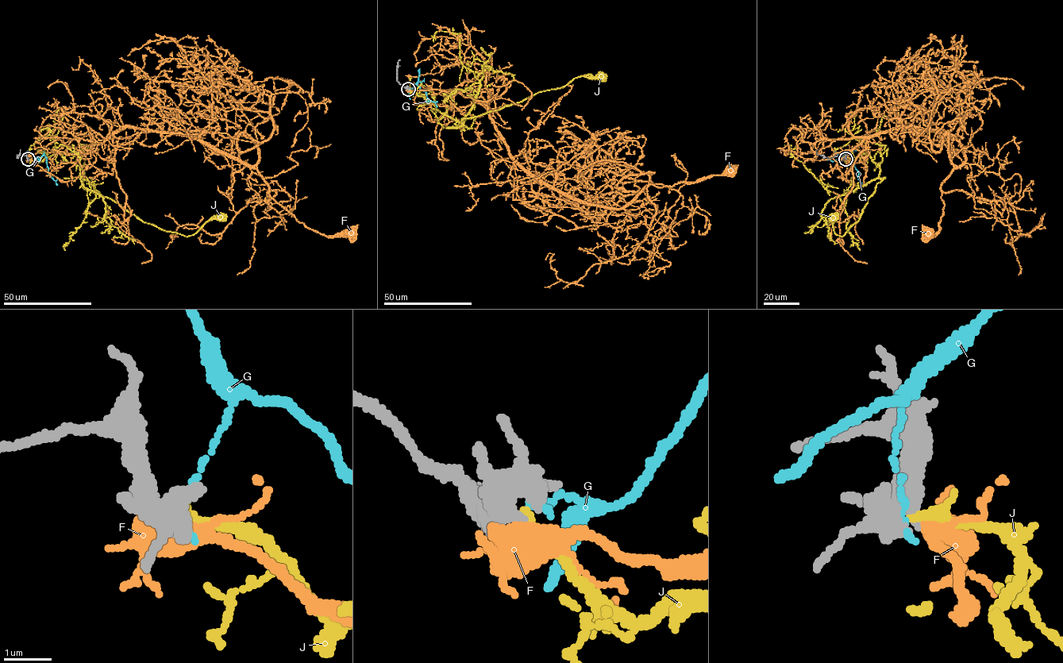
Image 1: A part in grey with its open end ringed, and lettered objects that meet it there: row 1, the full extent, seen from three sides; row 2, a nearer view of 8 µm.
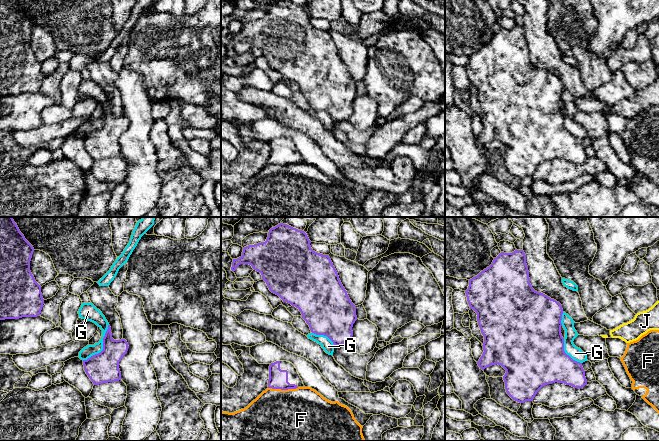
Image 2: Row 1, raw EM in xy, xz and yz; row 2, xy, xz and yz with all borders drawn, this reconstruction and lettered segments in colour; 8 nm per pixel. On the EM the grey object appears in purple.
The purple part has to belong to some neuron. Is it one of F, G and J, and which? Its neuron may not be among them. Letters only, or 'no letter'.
no letter

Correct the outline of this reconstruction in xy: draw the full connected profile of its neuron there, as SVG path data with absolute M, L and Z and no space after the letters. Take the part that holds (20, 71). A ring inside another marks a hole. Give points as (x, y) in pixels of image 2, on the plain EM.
M0 0L0 96L41 89L41 62L30 47L33 28L17 0Z

